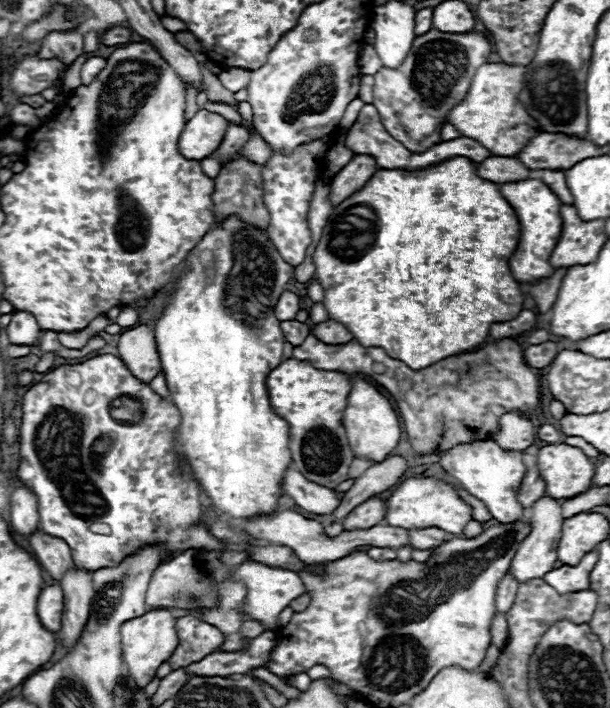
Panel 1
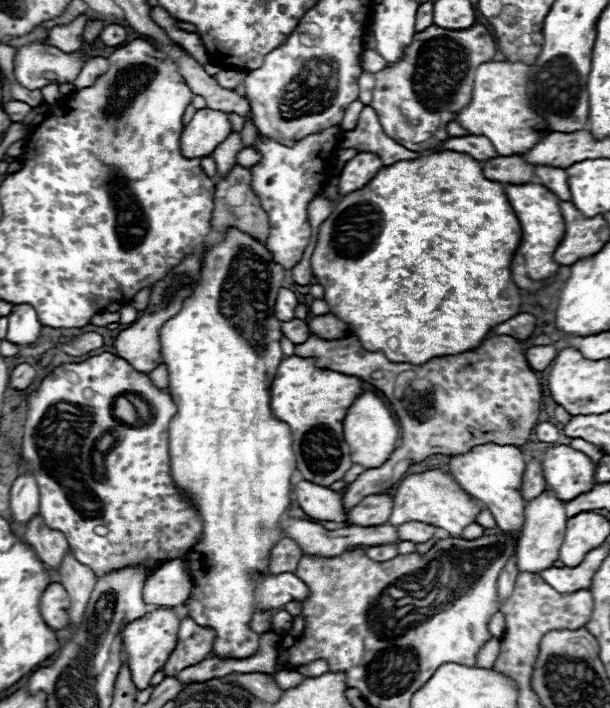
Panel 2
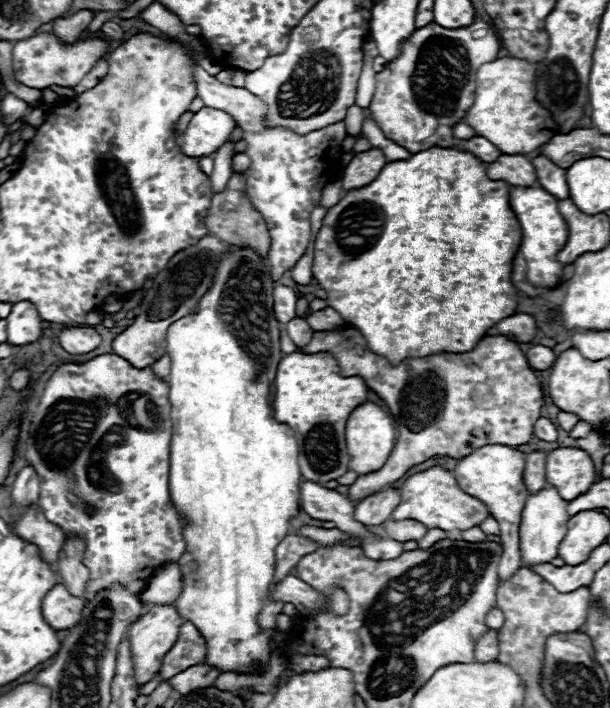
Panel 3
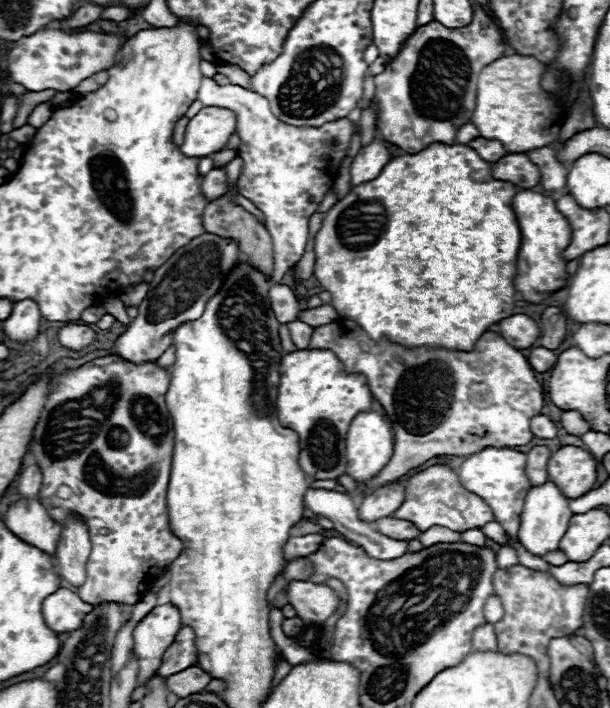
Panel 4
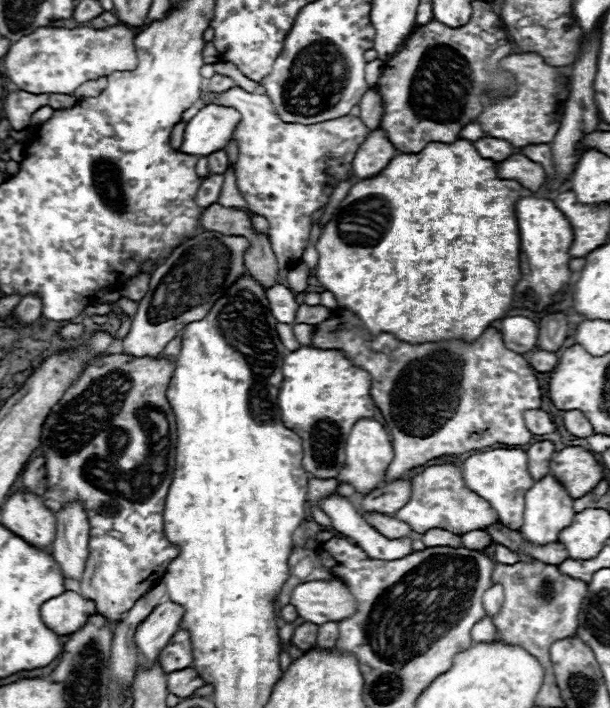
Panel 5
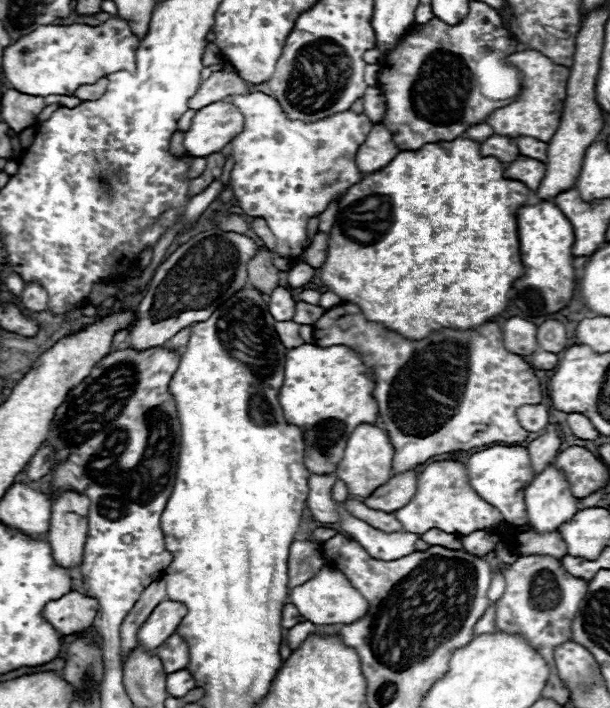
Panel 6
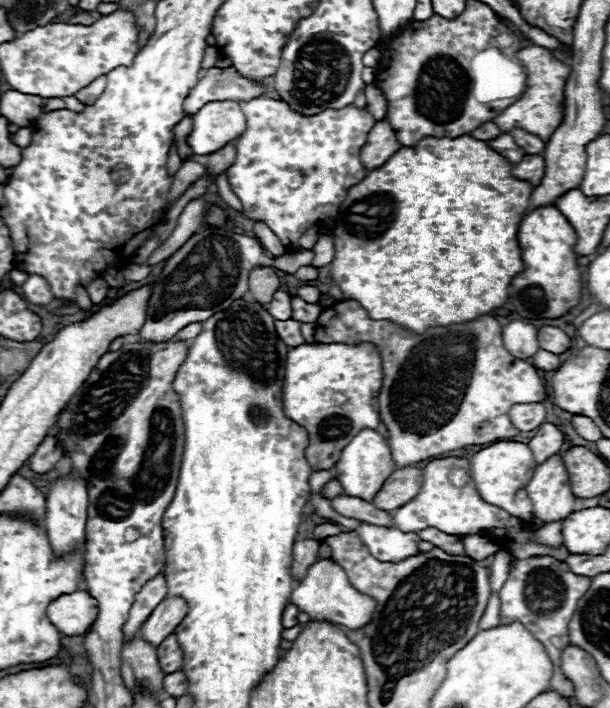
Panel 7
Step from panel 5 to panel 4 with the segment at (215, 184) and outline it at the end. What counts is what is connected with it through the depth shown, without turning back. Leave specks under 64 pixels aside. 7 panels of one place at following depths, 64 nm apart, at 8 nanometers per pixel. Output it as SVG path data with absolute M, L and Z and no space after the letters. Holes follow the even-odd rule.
M224 168L210 170L202 180L202 194L210 202L210 200L216 200L218 196L222 196L224 192L226 192L226 172L224 172Z

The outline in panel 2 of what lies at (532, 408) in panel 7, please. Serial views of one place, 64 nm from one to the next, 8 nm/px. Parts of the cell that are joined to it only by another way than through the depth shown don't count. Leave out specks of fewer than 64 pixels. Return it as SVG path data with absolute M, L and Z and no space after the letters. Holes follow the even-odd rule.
M538 422L536 424L536 436L542 442L556 442L560 432L558 432L558 428L552 422Z

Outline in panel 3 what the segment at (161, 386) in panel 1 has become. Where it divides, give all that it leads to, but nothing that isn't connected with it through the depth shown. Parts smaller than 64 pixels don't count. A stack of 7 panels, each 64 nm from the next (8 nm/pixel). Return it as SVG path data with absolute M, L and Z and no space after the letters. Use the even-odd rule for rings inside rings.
M164 354L162 360L158 360L158 362L152 364L152 370L154 370L154 374L156 374L158 378L164 378L164 380L166 380L168 374L170 374L170 356Z

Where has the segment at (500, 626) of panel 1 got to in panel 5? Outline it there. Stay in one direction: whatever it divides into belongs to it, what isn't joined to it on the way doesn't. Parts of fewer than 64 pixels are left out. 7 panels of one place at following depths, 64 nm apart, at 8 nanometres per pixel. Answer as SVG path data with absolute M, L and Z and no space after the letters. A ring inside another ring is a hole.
M494 584L486 596L484 596L484 608L488 612L488 616L494 616L500 606L502 606L502 598L504 598L504 590L502 590L502 584Z

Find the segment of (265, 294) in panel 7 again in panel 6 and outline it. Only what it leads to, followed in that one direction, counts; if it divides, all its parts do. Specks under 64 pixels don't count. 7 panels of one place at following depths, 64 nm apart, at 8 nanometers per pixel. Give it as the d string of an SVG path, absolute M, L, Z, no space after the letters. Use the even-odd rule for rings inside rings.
M264 246L258 248L258 256L248 262L248 284L266 296L278 288L278 268L272 264L272 252Z

